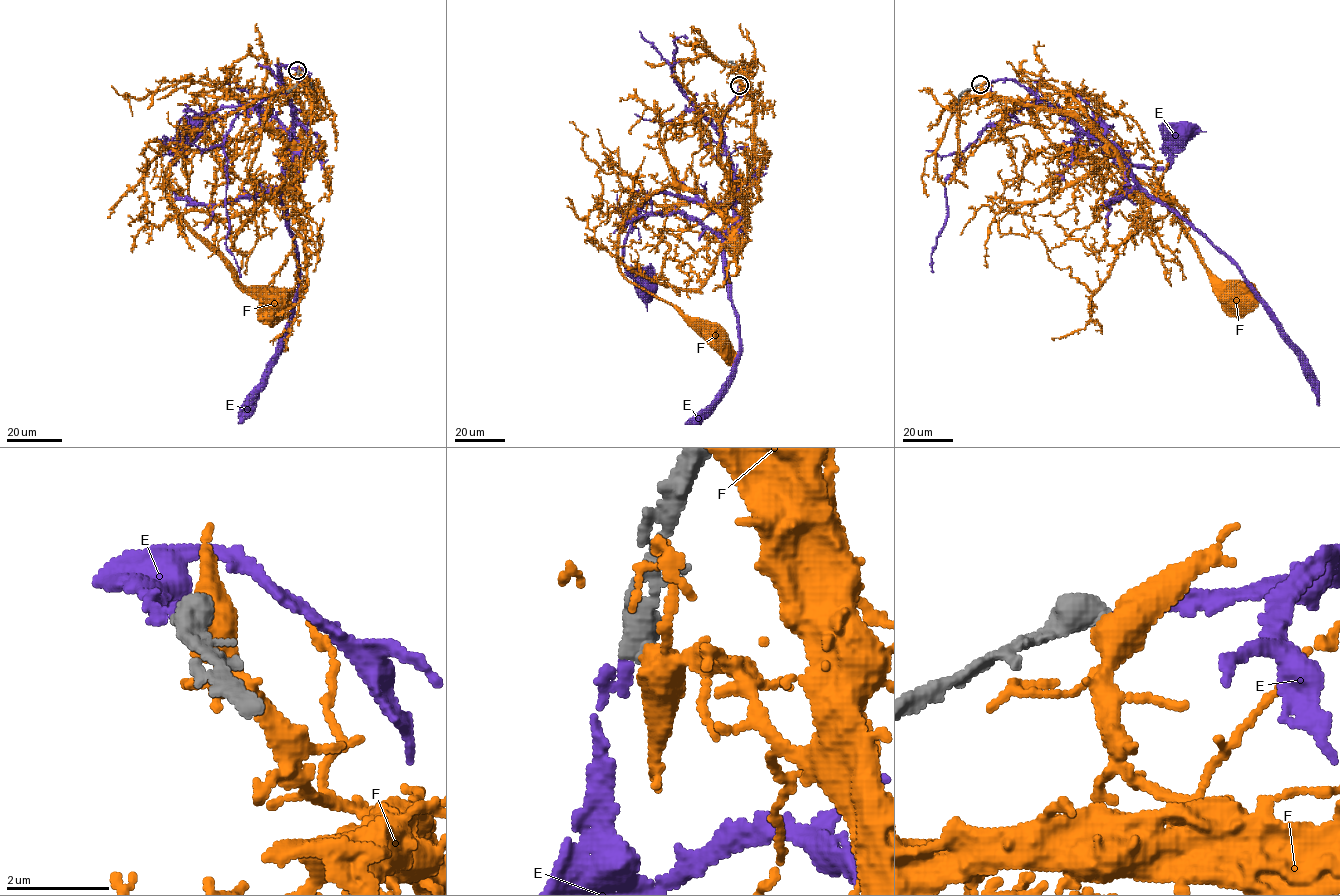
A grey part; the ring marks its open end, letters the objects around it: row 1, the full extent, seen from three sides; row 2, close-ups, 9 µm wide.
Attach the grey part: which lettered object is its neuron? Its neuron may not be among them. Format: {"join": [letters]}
{"join": ["E"]}

